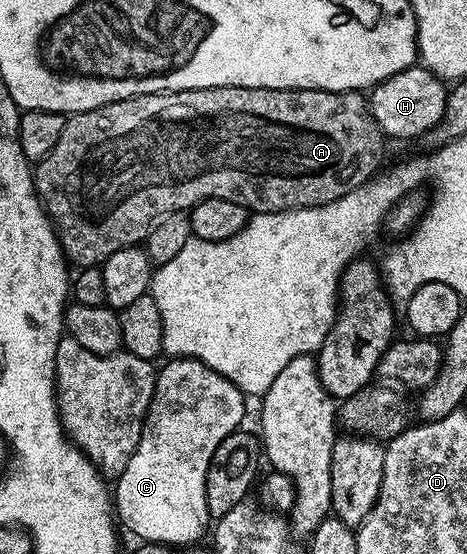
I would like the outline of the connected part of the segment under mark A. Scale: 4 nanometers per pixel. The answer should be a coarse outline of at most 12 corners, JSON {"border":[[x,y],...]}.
{"border":[[240,85],[72,113],[34,166],[72,266],[205,199],[380,172],[359,91]]}

